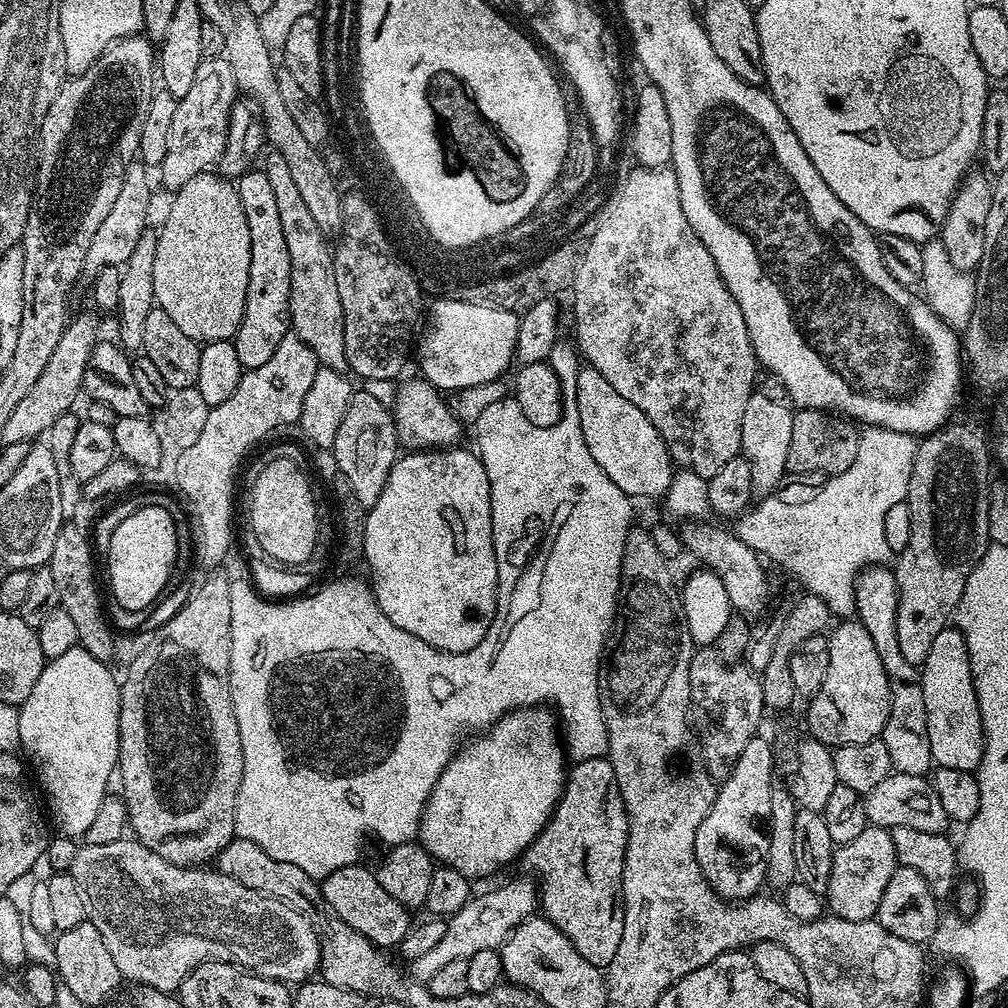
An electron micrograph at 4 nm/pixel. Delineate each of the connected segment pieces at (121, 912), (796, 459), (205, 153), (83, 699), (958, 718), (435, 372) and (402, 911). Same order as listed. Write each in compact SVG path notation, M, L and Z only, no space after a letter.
M121 838L114 842L106 842L106 846L94 846L85 843L80 847L74 858L74 866L71 870L72 877L74 882L78 882L82 899L86 902L87 921L96 926L98 933L102 934L102 939L106 942L106 947L110 950L110 955L114 958L114 963L125 981L133 980L136 986L153 988L159 992L172 994L179 989L180 984L199 964L205 964L206 962L234 964L237 968L252 973L253 976L261 976L267 980L277 980L289 986L299 986L313 979L319 973L320 937L316 935L315 928L301 912L294 910L286 902L275 900L273 896L267 896L258 890L250 890L250 886L242 886L242 882L234 882L234 878L230 878L226 874L215 870L204 871L208 870L200 866L184 868L180 864L166 862L166 858L154 854L154 850L150 850L135 838Z
M801 408L793 411L792 421L794 427L790 433L790 454L786 454L789 473L821 472L821 477L827 478L842 474L844 470L848 470L853 465L854 458L857 457L860 438L860 432L853 421L835 412L823 412L821 408Z
M223 56L204 59L198 66L198 74L186 98L176 102L170 135L166 138L166 158L162 158L158 175L169 188L169 193L175 194L179 188L186 186L186 182L190 182L190 178L209 171L212 163L223 157L232 105L237 100L238 89L230 62L226 62Z
M84 648L66 650L66 654L58 654L58 658L45 663L42 674L38 674L38 683L30 690L30 698L18 708L19 747L28 751L40 775L51 823L52 820L56 823L55 831L61 836L83 838L86 830L90 830L90 822L98 818L98 806L109 795L108 779L111 776L113 779L120 762L120 684L108 667Z
M954 626L943 628L934 638L934 643L930 645L930 654L926 654L920 668L920 677L933 761L941 768L975 772L984 753L982 714L978 710L966 638Z
M439 298L431 301L432 309L427 309L426 323L418 336L418 347L414 356L420 359L419 375L432 383L435 388L451 394L461 388L482 386L482 382L501 379L511 364L516 360L516 343L518 342L518 326L520 316L510 310L491 308L490 306L474 306L470 302L456 300L442 300Z
M357 862L342 866L342 870L334 870L334 874L323 877L320 892L324 895L325 904L333 914L342 918L342 922L346 922L346 926L358 930L381 950L395 949L410 927L409 909L404 908L398 898L390 898L390 894L382 890L375 871L371 867L363 868L362 865Z

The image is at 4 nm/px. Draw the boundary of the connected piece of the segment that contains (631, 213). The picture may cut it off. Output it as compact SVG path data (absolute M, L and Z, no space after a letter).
M633 167L633 172L624 181L617 183L615 189L619 196L617 199L607 201L601 207L599 213L594 216L594 227L592 234L588 238L588 245L581 256L579 264L576 266L576 273L570 285L572 292L572 316L576 319L576 338L575 345L583 359L591 367L594 367L626 398L626 402L634 402L650 422L654 422L654 430L662 434L666 442L669 454L673 461L681 469L693 471L694 474L702 477L713 476L722 470L722 465L730 462L730 458L741 455L741 426L743 411L746 410L746 403L754 391L754 381L757 379L758 361L750 334L746 330L746 318L742 316L742 310L730 294L722 274L718 274L717 263L714 258L710 258L710 250L702 246L702 242L694 234L690 222L686 222L686 214L682 214L680 205L680 195L678 194L678 178L672 173L671 167L666 168L642 168Z

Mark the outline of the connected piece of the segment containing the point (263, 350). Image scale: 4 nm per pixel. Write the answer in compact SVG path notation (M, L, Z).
M244 170L239 176L235 186L250 226L250 282L246 290L246 310L234 343L238 362L242 362L247 370L263 366L274 350L278 350L278 342L290 335L290 250L286 250L286 238L282 234L282 221L278 219L278 205L274 202L270 178L266 178L263 170Z

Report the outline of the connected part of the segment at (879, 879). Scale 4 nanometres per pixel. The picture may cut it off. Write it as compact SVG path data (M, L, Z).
M870 826L862 830L854 842L839 845L832 854L826 893L826 904L831 915L841 916L850 922L873 919L878 910L878 902L882 902L882 894L897 866L894 838L887 828Z

